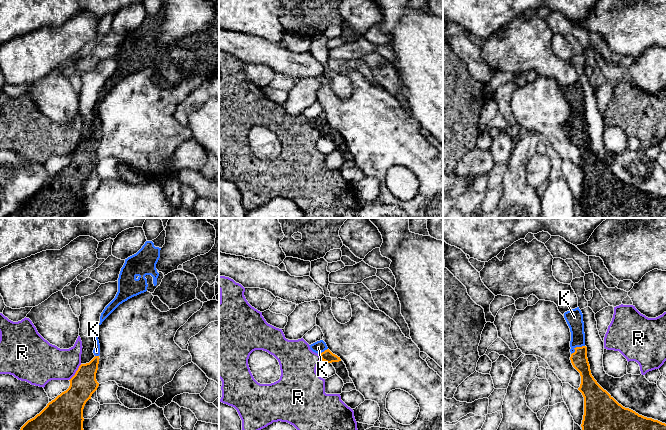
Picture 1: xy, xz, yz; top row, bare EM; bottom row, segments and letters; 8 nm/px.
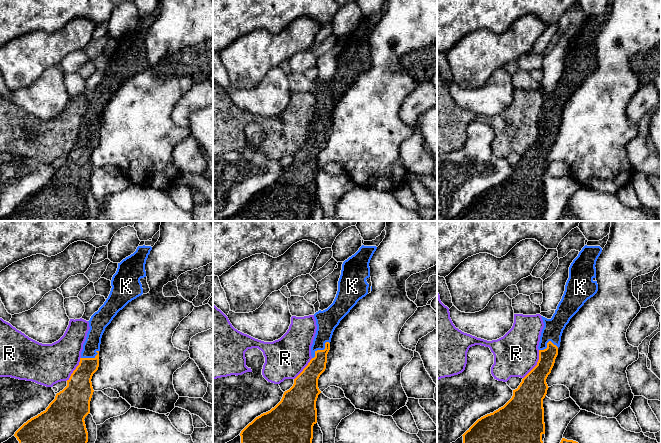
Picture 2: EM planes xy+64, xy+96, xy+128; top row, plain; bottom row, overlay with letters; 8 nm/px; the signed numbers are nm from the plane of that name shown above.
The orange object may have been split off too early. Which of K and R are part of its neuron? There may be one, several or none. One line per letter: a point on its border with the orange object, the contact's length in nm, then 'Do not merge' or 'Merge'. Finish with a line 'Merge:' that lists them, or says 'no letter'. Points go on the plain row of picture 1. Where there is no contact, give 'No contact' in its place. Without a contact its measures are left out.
K: Touches orange at yz (576, 123). Shared border 130 nm. Merge
R: Touches orange at xy (76, 148). Shared border 170 nm. Do not merge
Merge: K

